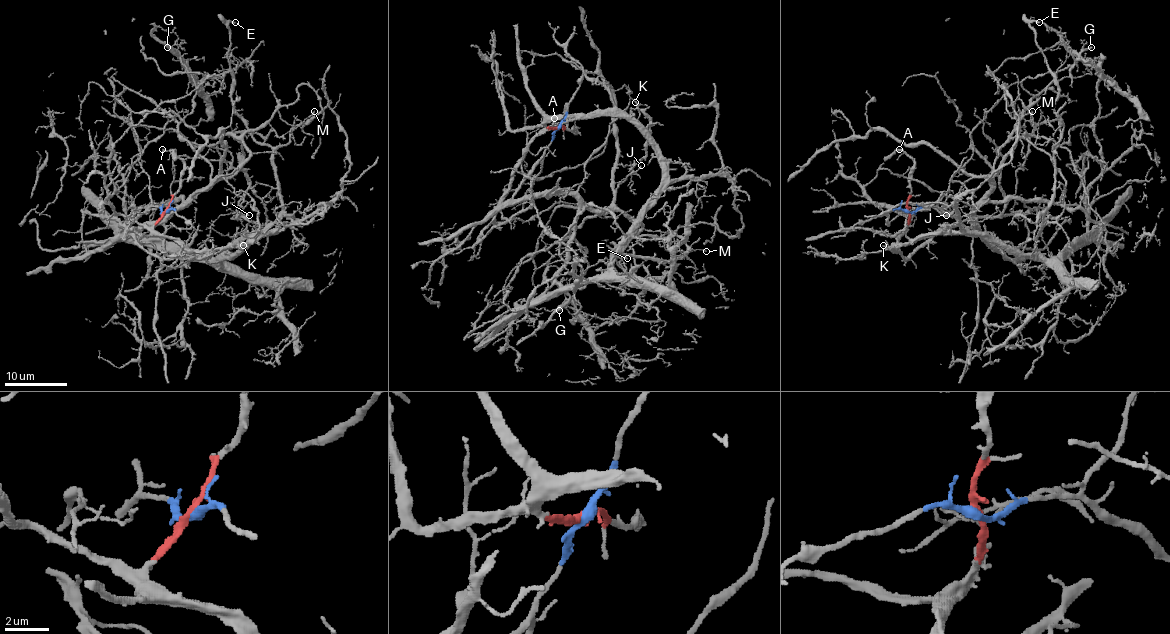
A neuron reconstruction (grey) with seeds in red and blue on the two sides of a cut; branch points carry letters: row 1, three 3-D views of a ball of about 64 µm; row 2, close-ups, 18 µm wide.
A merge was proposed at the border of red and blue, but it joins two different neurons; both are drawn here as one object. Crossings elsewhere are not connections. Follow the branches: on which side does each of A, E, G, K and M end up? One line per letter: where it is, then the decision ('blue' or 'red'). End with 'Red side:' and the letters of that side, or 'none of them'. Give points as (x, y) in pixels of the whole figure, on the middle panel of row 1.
A: at (554, 118); red
E: at (627, 258); red
G: at (559, 310); blue
K: at (635, 102); red
M: at (706, 251); blue
Red side: A, E, K

